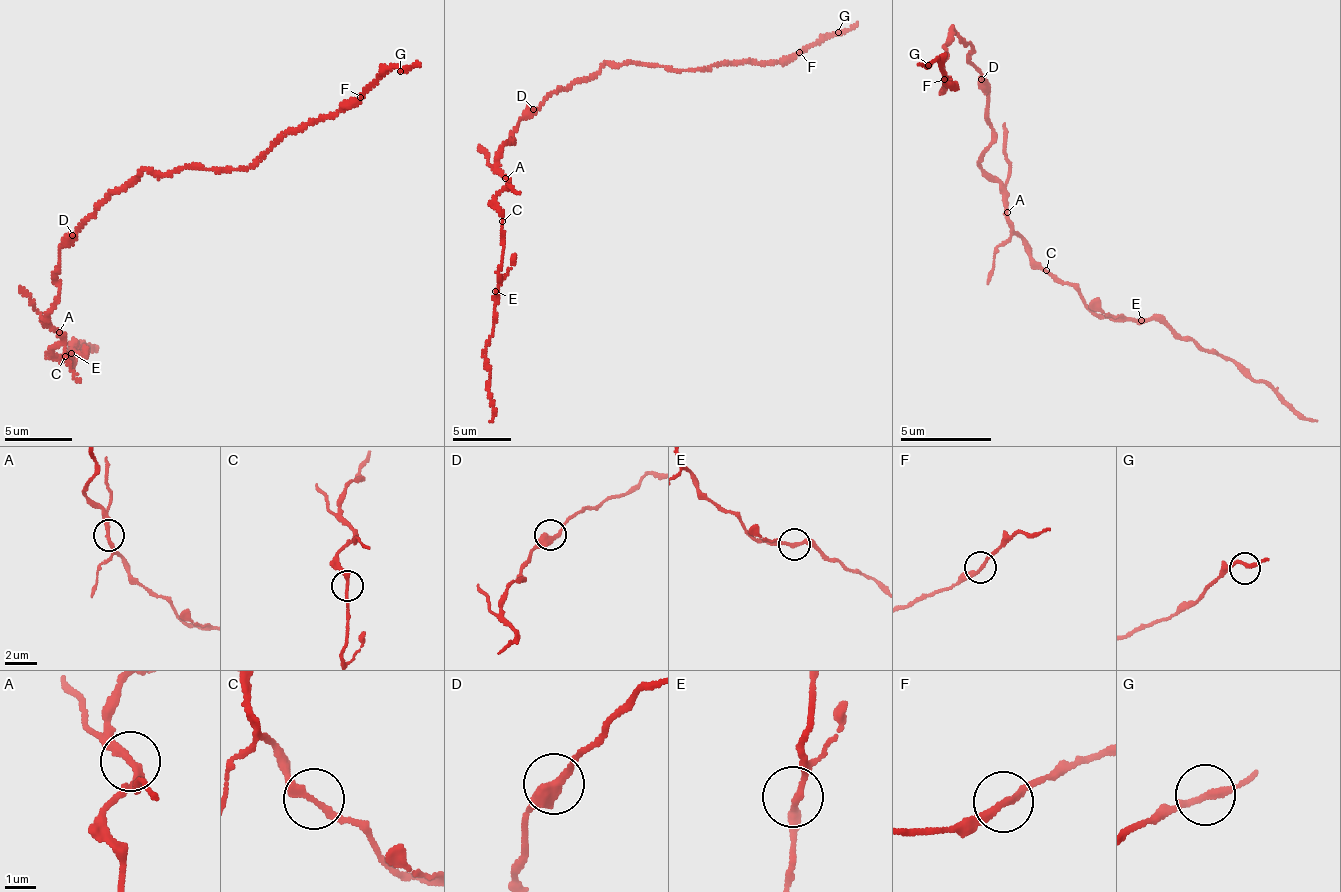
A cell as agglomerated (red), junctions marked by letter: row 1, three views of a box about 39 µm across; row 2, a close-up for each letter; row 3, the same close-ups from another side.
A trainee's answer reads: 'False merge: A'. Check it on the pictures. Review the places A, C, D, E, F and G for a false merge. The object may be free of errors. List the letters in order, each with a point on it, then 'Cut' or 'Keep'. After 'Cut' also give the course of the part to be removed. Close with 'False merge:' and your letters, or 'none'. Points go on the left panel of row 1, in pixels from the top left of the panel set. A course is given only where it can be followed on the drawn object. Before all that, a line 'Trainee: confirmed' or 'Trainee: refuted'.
Trainee: confirmed
A: Place: (59, 332). Cut. Course of the part to remove: (58, 331), (41, 319), (20, 286)
C: Place: (65, 356). Keep
D: Place: (72, 235). Keep
E: Place: (71, 353). Keep
F: Place: (360, 97). Keep
G: Place: (400, 71). Keep
False merge: A

